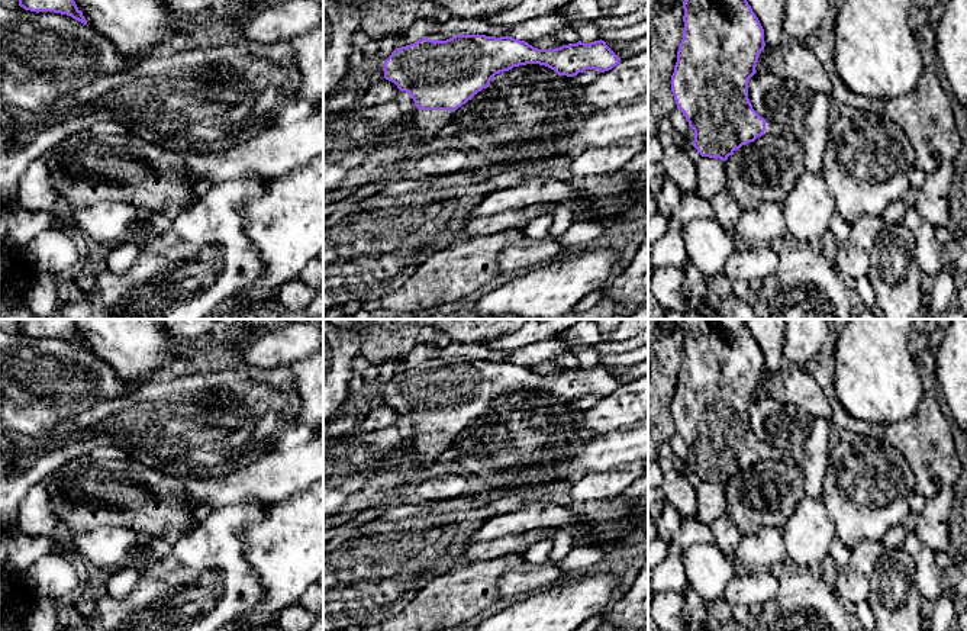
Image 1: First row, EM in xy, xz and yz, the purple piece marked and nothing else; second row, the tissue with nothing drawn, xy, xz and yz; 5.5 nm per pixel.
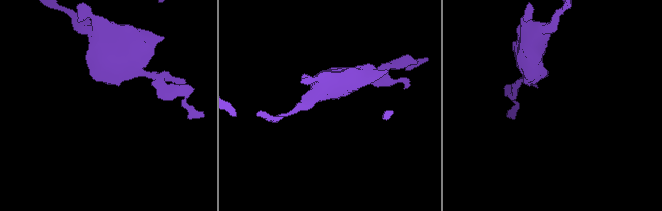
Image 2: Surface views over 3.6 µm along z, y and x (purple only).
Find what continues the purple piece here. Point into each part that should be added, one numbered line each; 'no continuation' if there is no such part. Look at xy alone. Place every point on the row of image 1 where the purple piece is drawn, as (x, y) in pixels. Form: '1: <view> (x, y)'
no continuation

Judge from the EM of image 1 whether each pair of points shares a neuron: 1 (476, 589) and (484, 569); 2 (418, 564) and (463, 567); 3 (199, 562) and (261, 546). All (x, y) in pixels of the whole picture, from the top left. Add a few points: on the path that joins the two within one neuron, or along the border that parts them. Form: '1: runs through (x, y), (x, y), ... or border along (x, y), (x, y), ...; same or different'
1: runs through (476, 585), (484, 573); same
2: border along (464, 553), (448, 570), (434, 576), (424, 586); different
3: border along (258, 520), (242, 531), (242, 556), (258, 580); different

